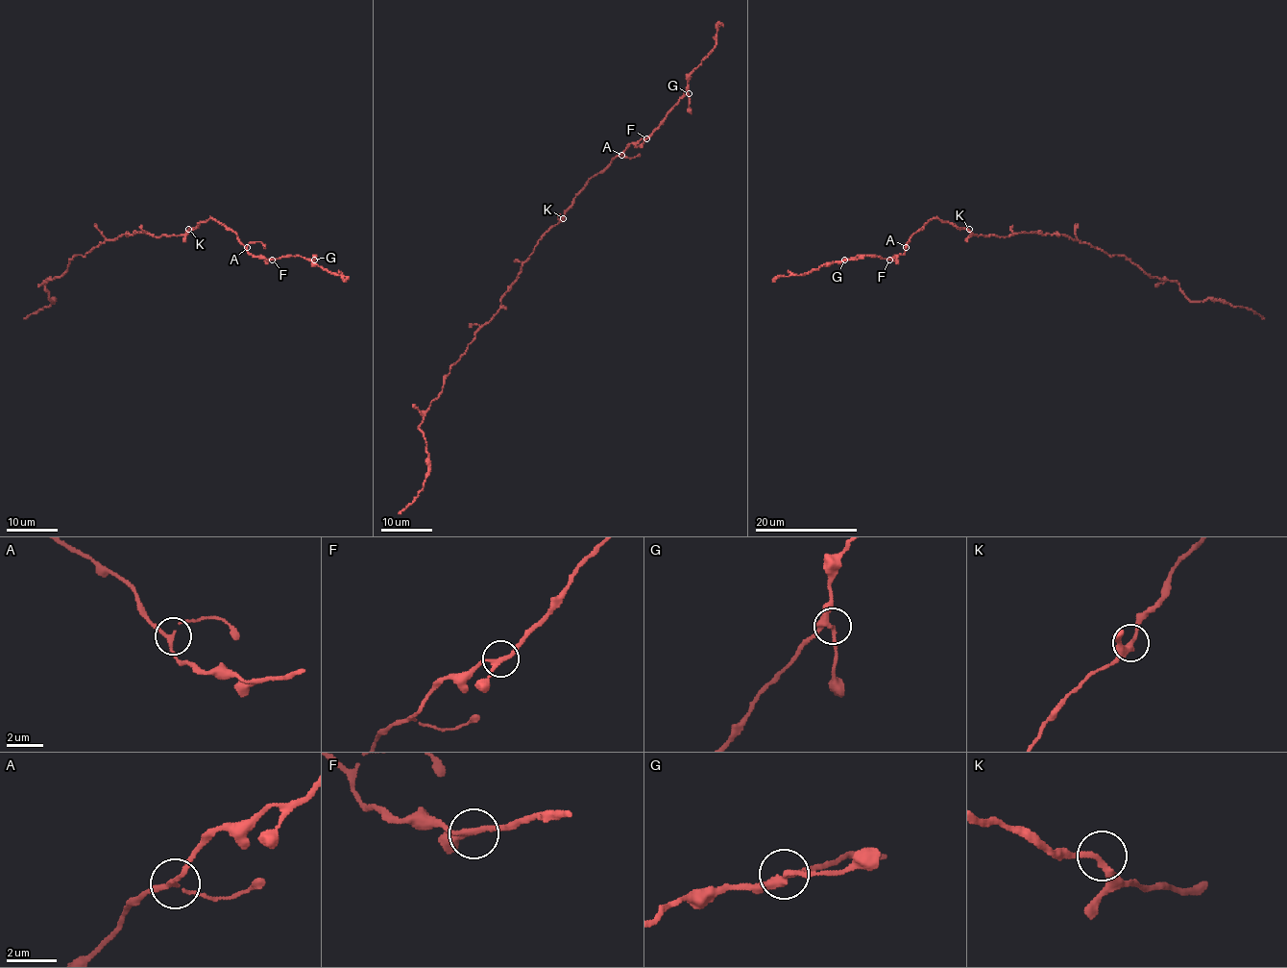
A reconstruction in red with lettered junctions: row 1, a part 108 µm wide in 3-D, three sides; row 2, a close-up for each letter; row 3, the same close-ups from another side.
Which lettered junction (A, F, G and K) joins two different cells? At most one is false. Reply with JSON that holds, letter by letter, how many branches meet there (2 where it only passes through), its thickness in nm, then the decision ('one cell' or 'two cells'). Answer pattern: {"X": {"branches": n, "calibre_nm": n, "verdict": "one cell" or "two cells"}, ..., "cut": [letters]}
{"A": {"branches": 3, "calibre_nm": 160, "verdict": "one cell"}, "F": {"branches": 3, "calibre_nm": 200, "verdict": "one cell"}, "G": {"branches": 3, "calibre_nm": 240, "verdict": "one cell"}, "K": {"branches": 2, "calibre_nm": 240, "verdict": "one cell"}, "cut": []}

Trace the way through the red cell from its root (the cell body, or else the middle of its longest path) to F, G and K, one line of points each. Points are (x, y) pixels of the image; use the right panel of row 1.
F: (1007, 236), (974, 235), (966, 229), (931, 218), (911, 236), (906, 251), (889, 260)
G: (1007, 236), (974, 235), (966, 229), (931, 218), (911, 236), (902, 255), (889, 260), (876, 256), (844, 260)
K: (1007, 236), (977, 235), (969, 229)

